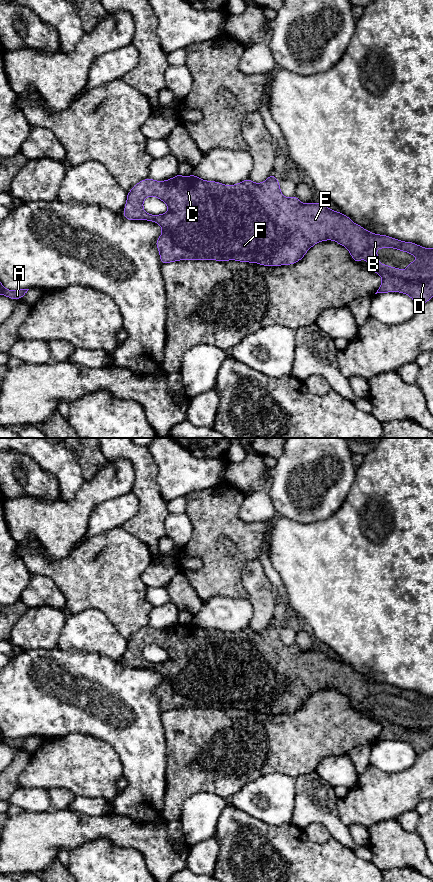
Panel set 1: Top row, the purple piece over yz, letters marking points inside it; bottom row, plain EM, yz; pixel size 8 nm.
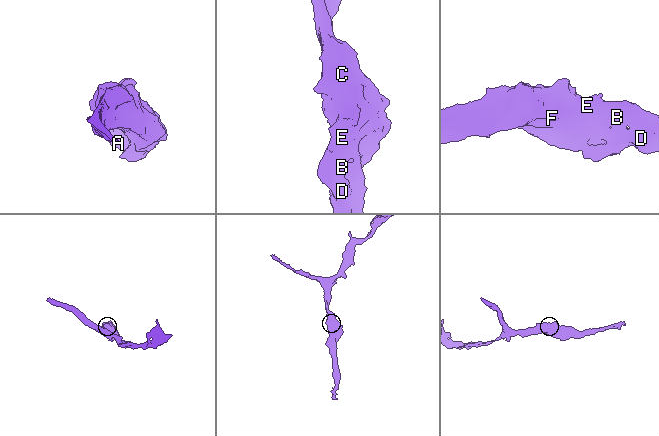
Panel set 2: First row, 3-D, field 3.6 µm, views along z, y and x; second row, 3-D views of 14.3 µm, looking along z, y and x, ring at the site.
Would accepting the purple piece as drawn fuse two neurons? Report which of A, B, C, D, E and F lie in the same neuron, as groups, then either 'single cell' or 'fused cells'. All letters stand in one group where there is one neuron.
A B C D E F | single cell

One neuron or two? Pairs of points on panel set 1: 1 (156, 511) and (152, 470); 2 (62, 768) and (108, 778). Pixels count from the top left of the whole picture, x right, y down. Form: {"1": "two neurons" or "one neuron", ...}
{"1": "one neuron", "2": "one neuron"}

